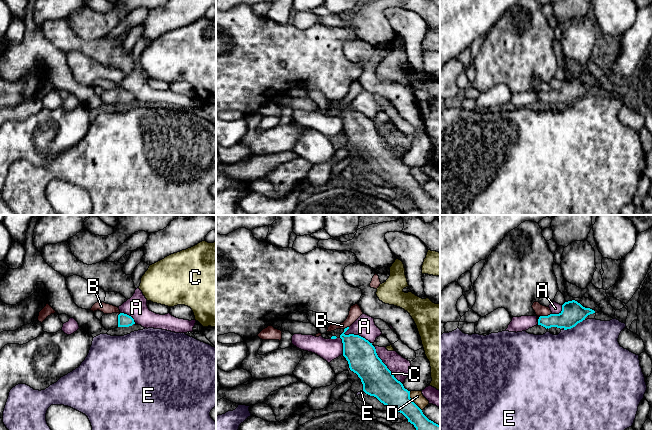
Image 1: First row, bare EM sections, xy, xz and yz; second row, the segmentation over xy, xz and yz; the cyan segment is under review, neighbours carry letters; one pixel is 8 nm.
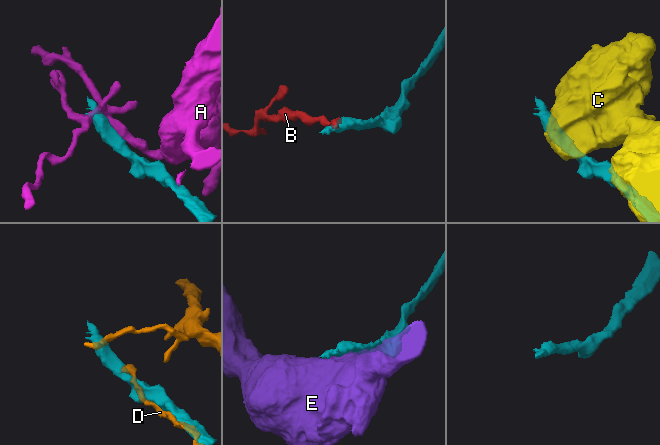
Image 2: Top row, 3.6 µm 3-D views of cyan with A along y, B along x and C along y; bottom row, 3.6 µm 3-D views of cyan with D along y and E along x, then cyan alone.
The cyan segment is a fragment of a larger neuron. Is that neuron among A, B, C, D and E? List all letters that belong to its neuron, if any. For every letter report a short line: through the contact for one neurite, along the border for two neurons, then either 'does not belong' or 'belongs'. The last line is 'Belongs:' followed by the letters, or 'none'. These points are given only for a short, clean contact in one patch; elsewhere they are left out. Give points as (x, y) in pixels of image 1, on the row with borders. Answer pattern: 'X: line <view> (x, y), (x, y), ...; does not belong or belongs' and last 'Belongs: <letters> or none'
A: does not belong
B: does not belong
C: does not belong
D: does not belong
E: does not belong
Belongs: none

